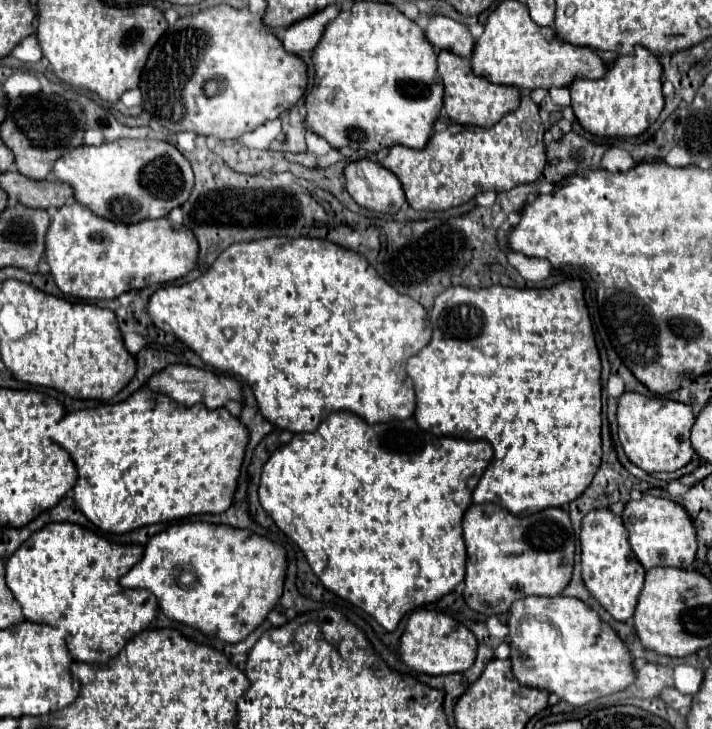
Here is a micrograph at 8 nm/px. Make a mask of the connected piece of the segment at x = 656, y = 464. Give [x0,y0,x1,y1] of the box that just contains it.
[618,392,696,472]

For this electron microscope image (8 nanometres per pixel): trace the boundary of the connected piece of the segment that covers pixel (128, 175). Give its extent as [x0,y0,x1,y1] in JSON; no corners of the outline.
[54,140,194,224]

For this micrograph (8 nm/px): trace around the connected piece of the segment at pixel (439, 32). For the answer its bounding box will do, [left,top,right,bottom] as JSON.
[426,16,474,58]

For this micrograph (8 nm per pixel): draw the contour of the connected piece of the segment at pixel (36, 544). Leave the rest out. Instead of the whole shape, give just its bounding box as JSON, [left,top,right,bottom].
[6,522,158,662]

